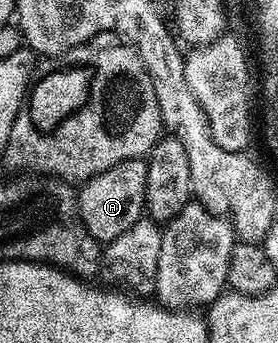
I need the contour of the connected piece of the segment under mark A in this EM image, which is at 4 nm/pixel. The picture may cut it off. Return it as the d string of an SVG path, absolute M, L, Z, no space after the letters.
M145 158L123 160L115 164L115 168L107 168L107 172L99 172L99 176L90 178L80 187L77 207L87 232L91 232L91 236L95 236L97 242L106 244L115 240L142 218L147 184L145 164Z

